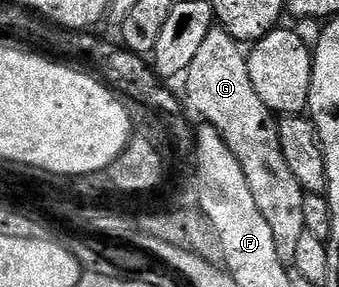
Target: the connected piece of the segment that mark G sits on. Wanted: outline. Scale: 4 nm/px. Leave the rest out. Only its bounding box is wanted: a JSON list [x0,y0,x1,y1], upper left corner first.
[186,26,306,265]

